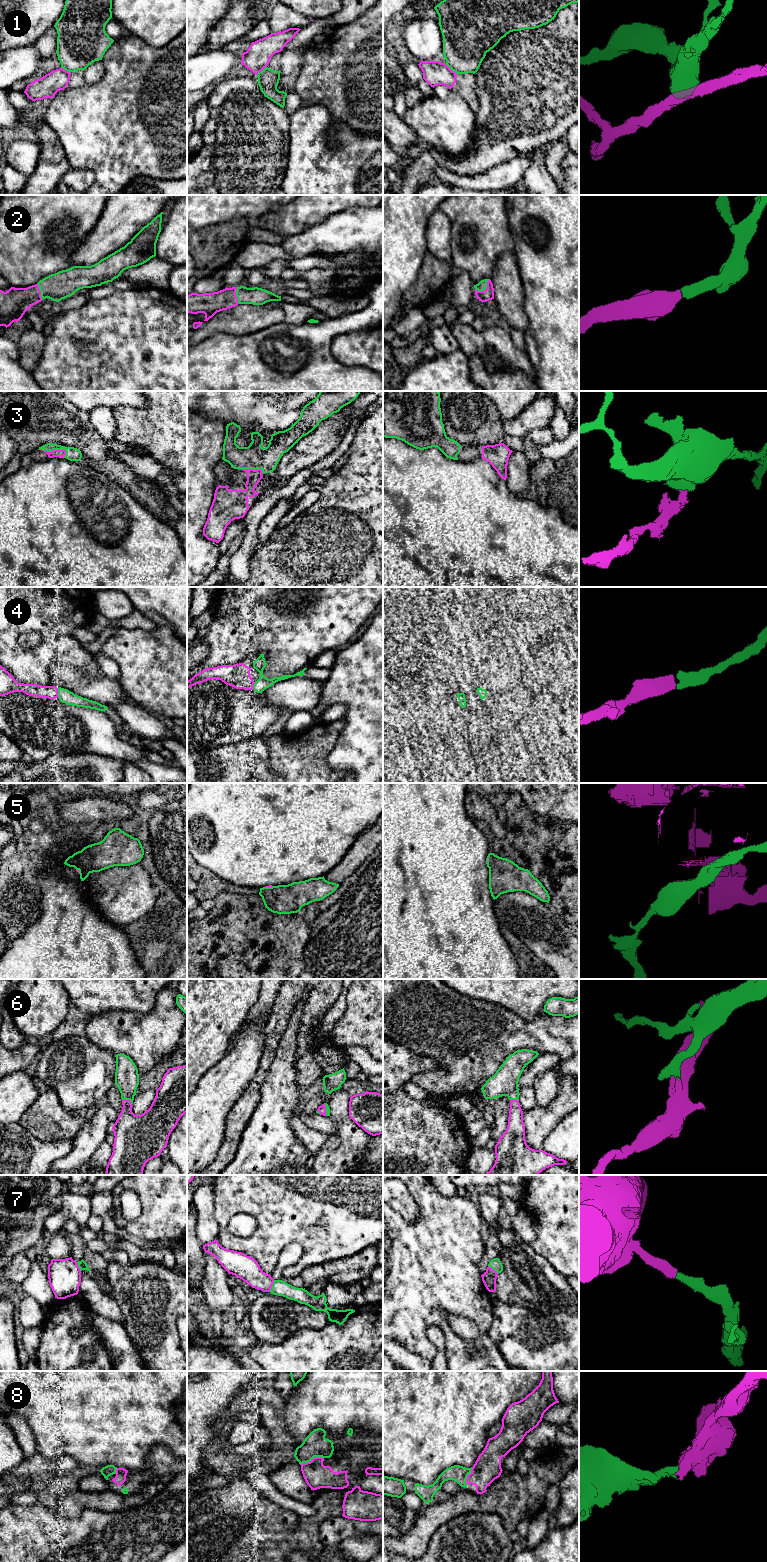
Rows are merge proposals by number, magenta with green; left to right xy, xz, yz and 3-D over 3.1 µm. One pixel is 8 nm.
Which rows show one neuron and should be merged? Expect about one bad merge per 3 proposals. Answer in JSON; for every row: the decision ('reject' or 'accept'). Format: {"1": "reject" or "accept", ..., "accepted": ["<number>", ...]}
{"1": "reject", "2": "accept", "3": "accept", "4": "accept", "5": "reject", "6": "accept", "7": "accept", "8": "accept", "accepted": ["2", "3", "4", "6", "7", "8"]}

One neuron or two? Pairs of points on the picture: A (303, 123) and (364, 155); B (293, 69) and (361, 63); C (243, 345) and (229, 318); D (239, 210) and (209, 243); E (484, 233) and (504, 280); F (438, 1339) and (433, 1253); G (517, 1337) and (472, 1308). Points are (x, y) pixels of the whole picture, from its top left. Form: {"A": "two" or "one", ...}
{"A": "one", "B": "two", "C": "two", "D": "two", "E": "two", "F": "two", "G": "two"}

